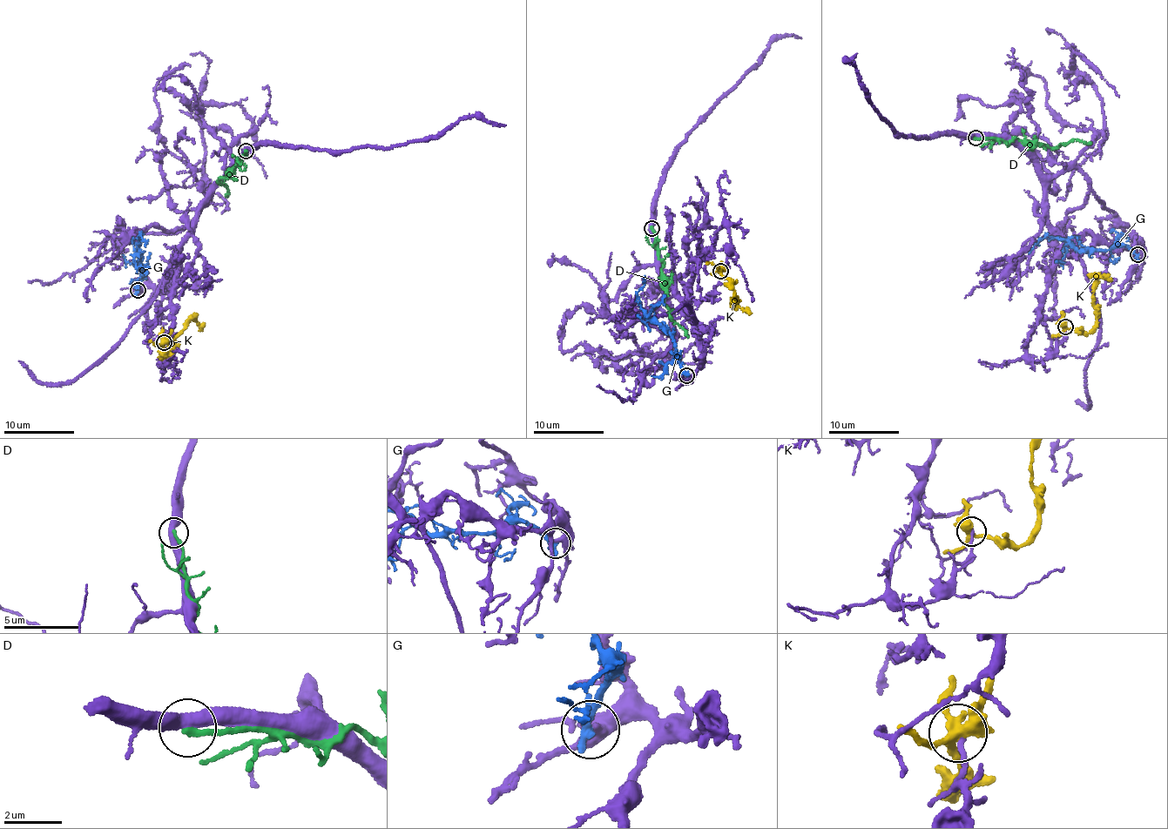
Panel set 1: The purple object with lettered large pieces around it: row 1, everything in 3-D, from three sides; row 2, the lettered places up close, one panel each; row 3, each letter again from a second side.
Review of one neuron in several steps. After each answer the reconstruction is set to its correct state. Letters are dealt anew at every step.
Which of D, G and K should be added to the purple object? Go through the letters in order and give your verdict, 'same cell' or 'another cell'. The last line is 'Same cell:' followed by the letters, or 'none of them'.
D: another cell
G: another cell
K: another cell
Same cell: none of them

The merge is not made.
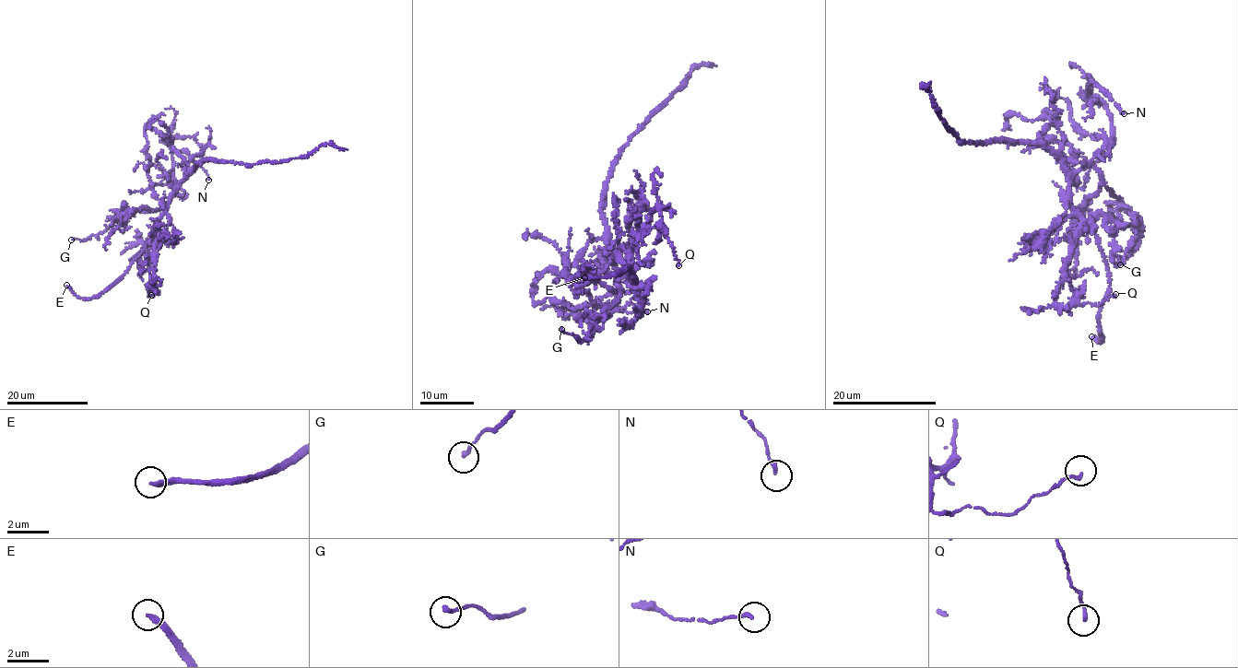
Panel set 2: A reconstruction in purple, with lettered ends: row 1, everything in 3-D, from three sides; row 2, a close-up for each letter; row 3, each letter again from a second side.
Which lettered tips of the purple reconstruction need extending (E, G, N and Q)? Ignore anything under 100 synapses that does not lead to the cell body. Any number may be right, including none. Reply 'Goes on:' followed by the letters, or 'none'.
Goes on: E

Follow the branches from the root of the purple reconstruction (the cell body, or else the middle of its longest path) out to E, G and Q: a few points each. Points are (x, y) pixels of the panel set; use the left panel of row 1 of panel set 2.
E: (189, 172), (169, 199), (167, 210), (159, 219), (145, 250), (124, 275), (93, 297), (76, 296), (66, 285)
G: (189, 172), (168, 203), (158, 210), (130, 213), (103, 232), (83, 240), (71, 240)
Q: (189, 172), (169, 199), (167, 210), (157, 228), (154, 282), (147, 296), (151, 295)

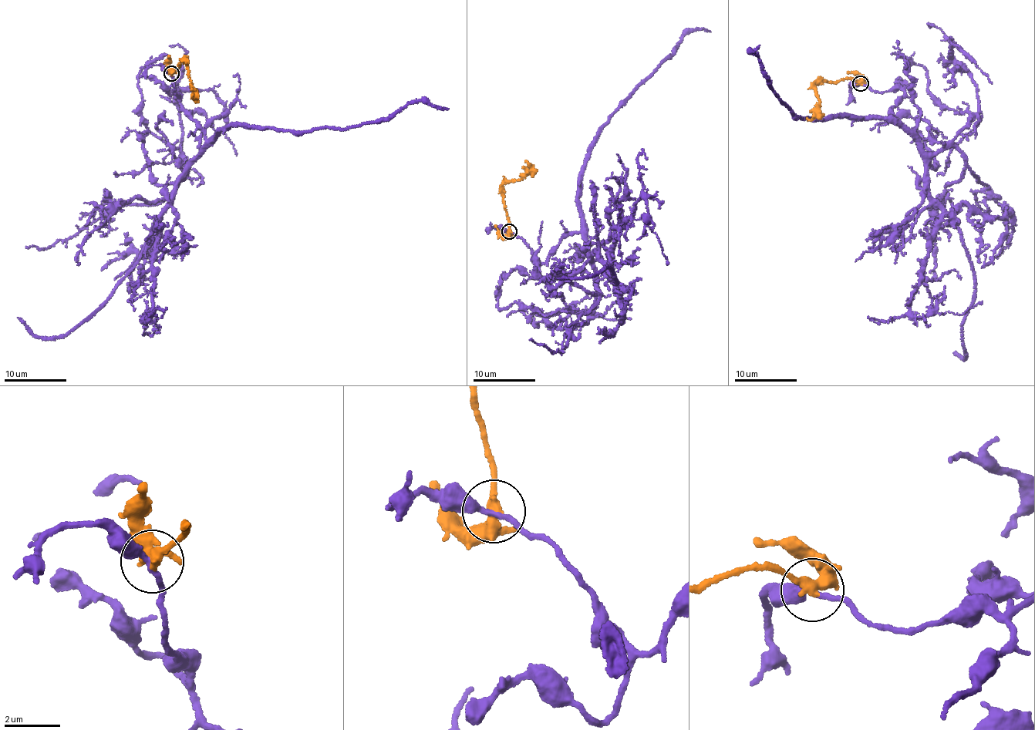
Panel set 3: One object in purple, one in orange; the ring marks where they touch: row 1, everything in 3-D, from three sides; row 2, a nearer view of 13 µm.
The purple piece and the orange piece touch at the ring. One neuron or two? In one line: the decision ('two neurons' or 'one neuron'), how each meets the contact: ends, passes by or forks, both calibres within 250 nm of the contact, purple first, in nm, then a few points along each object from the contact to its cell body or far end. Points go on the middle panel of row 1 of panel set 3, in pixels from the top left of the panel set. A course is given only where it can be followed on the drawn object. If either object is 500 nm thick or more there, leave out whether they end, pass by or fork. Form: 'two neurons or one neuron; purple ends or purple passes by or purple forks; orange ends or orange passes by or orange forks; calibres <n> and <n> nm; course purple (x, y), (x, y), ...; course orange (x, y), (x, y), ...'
two neurons; purple passes by; orange forks; calibres 240 and 320 nm; course purple (510, 231), (541, 263), (580, 232), (618, 280), (607, 266), (557, 278); course orange (510, 231), (503, 184), (520, 179), (529, 173), (525, 160)

